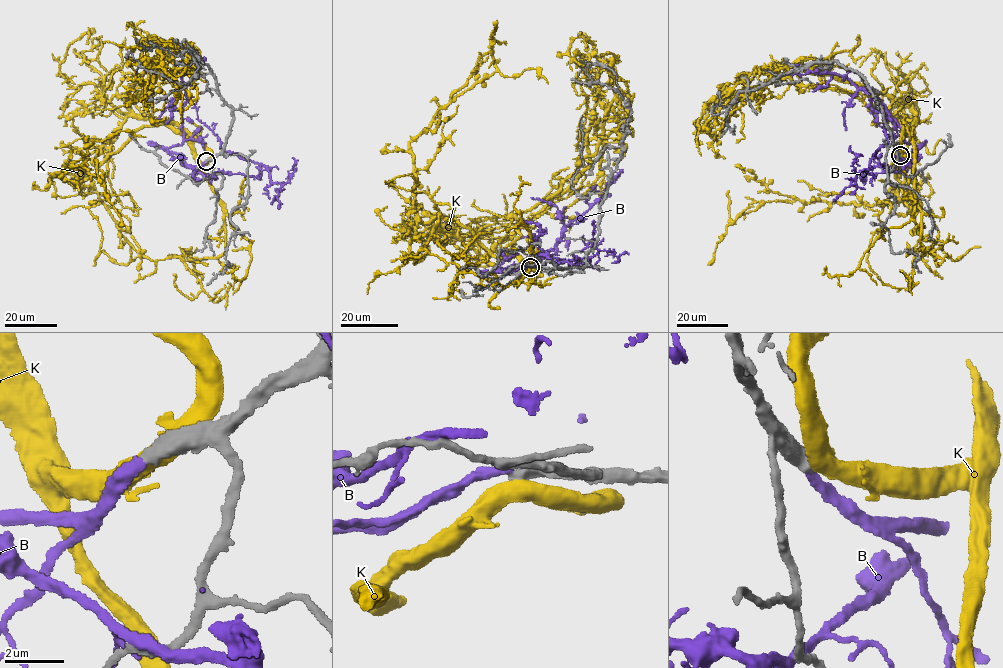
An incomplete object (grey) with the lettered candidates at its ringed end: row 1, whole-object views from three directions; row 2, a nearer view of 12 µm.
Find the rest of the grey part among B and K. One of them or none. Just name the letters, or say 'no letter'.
no letter

